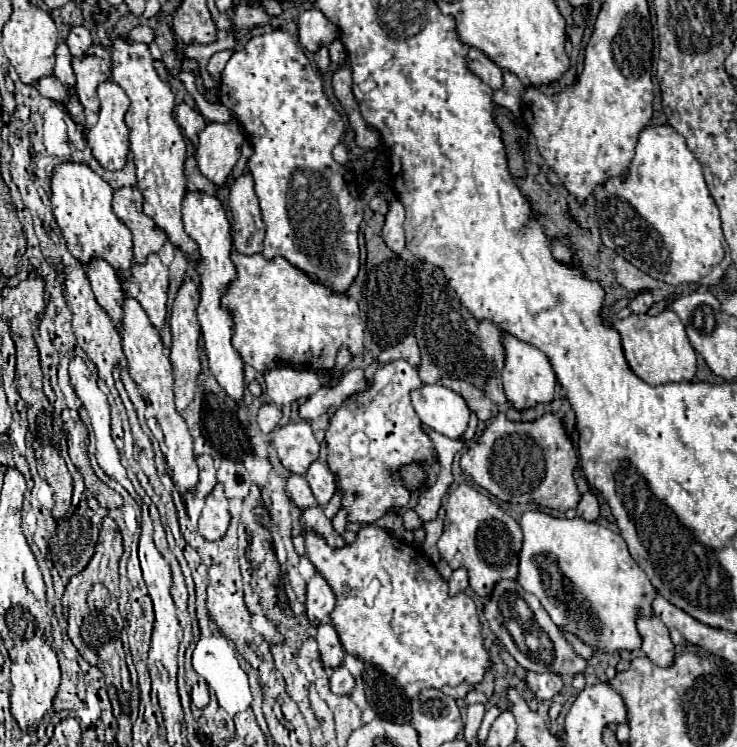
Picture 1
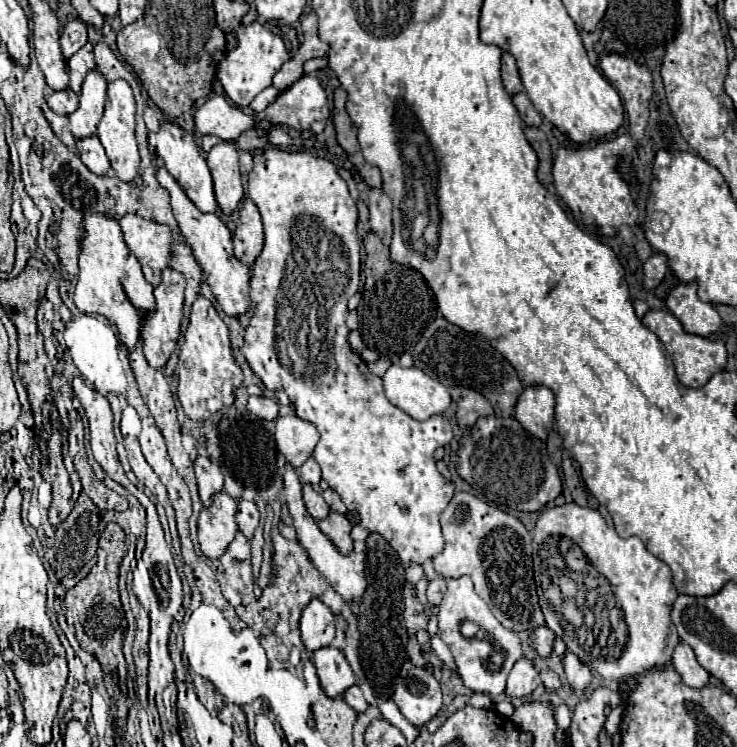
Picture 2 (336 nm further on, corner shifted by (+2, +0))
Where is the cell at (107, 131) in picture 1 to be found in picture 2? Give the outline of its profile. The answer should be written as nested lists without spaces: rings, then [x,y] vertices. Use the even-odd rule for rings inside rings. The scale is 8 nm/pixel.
[[[116,80],[108,84],[108,98],[106,98],[106,110],[102,116],[102,122],[98,124],[98,138],[106,150],[106,156],[112,164],[114,174],[122,180],[122,182],[130,182],[134,180],[134,176],[138,174],[138,164],[140,164],[140,156],[138,156],[138,148],[136,148],[136,136],[134,136],[134,96],[132,96],[132,88],[128,86],[128,82],[124,80]]]

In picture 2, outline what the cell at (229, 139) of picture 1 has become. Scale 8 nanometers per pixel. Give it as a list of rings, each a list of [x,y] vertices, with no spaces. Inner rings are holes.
[[[234,142],[216,144],[206,158],[214,178],[214,194],[224,214],[232,214],[244,196],[238,158],[240,158],[240,150]]]

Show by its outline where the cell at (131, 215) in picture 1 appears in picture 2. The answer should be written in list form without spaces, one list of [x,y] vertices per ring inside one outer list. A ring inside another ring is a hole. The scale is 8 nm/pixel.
[[[126,214],[120,218],[120,228],[124,232],[124,242],[130,252],[138,258],[144,278],[156,286],[160,282],[162,270],[168,266],[172,232],[166,224],[146,220],[136,214]]]

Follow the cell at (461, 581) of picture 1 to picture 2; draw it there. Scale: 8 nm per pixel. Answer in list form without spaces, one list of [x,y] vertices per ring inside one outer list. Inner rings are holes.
[[[442,576],[436,578],[436,580],[430,580],[430,584],[428,584],[428,602],[430,604],[440,604],[444,592],[446,592],[446,580]]]

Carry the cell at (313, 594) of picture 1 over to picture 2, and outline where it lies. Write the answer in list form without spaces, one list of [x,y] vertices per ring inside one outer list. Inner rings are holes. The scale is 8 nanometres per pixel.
[[[314,598],[302,612],[300,630],[302,630],[302,642],[306,650],[312,652],[332,644],[336,636],[336,618],[322,600]]]

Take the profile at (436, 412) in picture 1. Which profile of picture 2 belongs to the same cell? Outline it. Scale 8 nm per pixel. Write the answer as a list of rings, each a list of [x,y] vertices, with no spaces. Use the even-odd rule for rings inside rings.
[[[392,364],[382,376],[386,398],[416,420],[444,414],[452,402],[448,390],[418,368]]]

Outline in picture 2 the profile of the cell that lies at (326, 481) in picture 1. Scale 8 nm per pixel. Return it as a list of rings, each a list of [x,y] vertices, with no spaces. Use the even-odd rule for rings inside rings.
[[[308,458],[304,462],[304,466],[300,468],[300,476],[302,476],[302,482],[308,482],[312,486],[316,486],[320,482],[320,466],[316,464],[314,458]]]

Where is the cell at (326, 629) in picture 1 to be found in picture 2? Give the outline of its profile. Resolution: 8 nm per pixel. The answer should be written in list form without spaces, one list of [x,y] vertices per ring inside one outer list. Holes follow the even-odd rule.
[[[326,646],[318,648],[312,652],[312,662],[318,670],[318,678],[322,684],[322,690],[330,696],[336,698],[344,694],[346,688],[356,684],[354,672],[350,664],[344,658],[344,652],[336,646]]]

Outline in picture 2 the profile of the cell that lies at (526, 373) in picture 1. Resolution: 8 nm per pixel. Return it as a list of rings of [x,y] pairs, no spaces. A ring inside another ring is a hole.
[[[526,386],[518,398],[514,416],[528,432],[538,436],[540,440],[546,440],[554,424],[552,390],[546,386]]]

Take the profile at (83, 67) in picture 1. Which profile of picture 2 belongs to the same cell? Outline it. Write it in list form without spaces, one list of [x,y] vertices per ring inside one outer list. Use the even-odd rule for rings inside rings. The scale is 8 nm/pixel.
[[[90,70],[90,74],[86,74],[80,92],[80,106],[68,116],[70,132],[74,134],[74,138],[86,138],[96,134],[96,126],[102,120],[104,112],[106,86],[108,82],[98,70]]]

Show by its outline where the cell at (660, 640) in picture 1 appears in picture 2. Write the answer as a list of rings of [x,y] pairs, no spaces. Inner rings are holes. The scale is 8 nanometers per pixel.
[[[680,642],[680,644],[674,648],[672,666],[674,666],[674,670],[678,672],[678,676],[682,678],[682,682],[686,682],[686,686],[690,686],[690,688],[700,688],[700,686],[708,684],[708,676],[710,676],[710,674],[696,662],[694,650],[692,650],[686,642]]]

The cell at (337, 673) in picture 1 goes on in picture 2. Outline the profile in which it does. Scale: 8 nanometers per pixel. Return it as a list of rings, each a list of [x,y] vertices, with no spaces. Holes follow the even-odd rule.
[[[350,686],[350,690],[344,692],[344,700],[356,710],[356,712],[364,712],[368,708],[368,702],[364,700],[364,694],[358,686]]]

